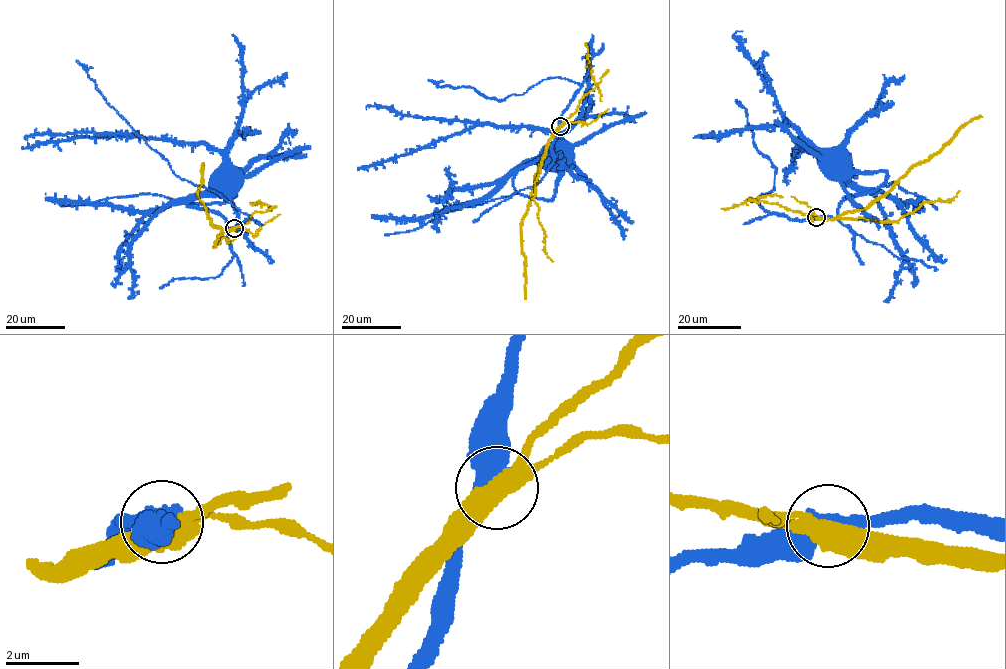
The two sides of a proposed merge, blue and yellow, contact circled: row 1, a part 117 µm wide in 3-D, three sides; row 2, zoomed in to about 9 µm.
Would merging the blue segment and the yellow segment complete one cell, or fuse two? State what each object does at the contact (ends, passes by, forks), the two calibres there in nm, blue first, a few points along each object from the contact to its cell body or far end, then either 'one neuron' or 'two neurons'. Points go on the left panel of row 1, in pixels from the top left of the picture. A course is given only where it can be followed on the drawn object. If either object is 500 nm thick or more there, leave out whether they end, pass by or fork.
500/400 nm | blue via (233, 228), (228, 231), (226, 220), (220, 215), (187, 205), (229, 199), (232, 196), (223, 181) | yellow via (233, 228), (226, 232), (211, 224), (205, 204), (197, 194), (203, 164) | two neurons

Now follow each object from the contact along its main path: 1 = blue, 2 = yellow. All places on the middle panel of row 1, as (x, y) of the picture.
1: (560, 126), (552, 148), (517, 172), (513, 184), (518, 193), (553, 197), (559, 174), (554, 145)
2: (560, 126), (543, 156), (521, 225), (525, 299)

